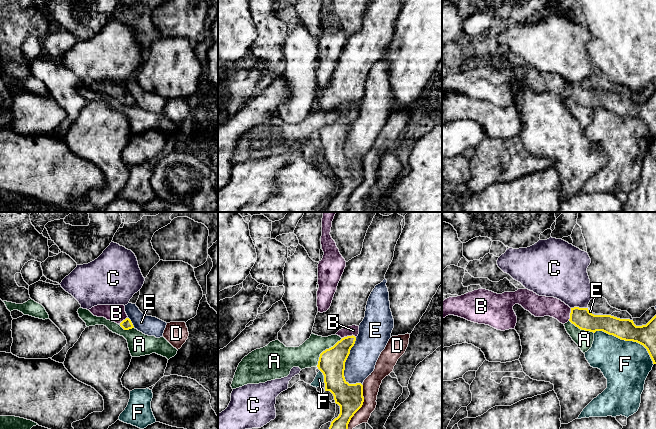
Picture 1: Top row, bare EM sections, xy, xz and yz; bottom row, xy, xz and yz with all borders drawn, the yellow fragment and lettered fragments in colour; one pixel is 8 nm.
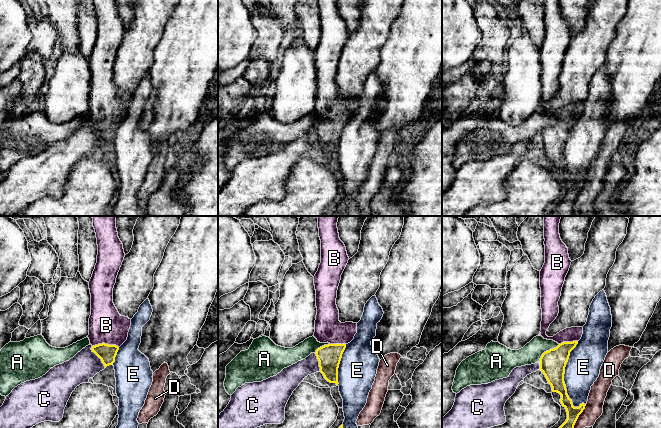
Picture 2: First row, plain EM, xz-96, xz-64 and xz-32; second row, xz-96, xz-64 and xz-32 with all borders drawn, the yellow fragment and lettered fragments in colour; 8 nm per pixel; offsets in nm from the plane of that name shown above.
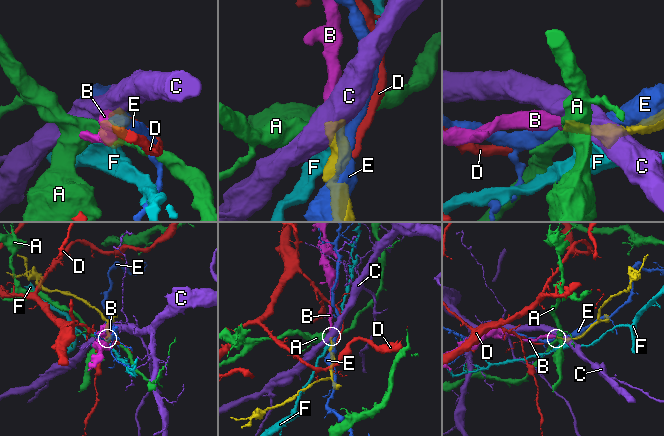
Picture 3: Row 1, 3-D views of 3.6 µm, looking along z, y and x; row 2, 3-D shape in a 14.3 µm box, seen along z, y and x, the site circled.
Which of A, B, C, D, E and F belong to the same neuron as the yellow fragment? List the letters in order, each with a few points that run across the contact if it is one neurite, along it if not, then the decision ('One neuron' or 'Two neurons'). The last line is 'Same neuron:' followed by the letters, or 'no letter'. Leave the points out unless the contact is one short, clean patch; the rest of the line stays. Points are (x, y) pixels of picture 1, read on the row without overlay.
A: Line: xz (342, 114), (320, 130), (316, 142). Two neurons
B: Line: xz (331, 138), (347, 118), (348, 112), (353, 106). One neuron
C: Line: yz (586, 83), (571, 84). Two neurons
D: Line: xz (363, 161), (363, 180), (351, 194), (348, 206). Two neurons
E: Two neurons
F: Two neurons
Same neuron: B

